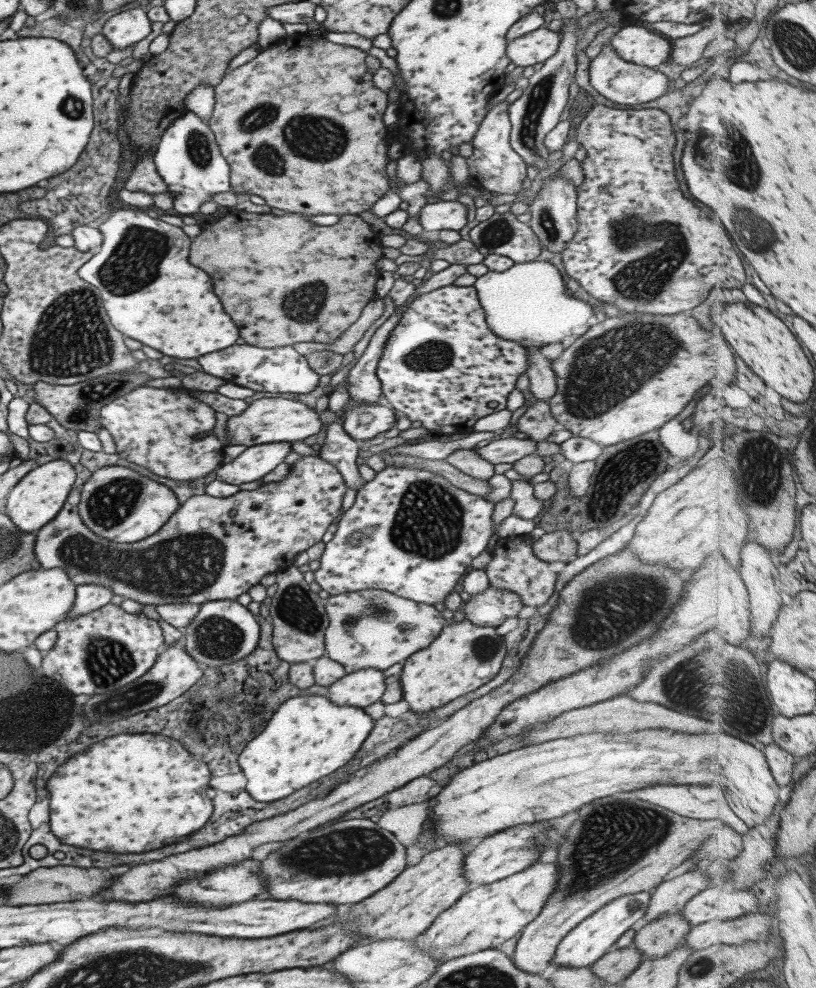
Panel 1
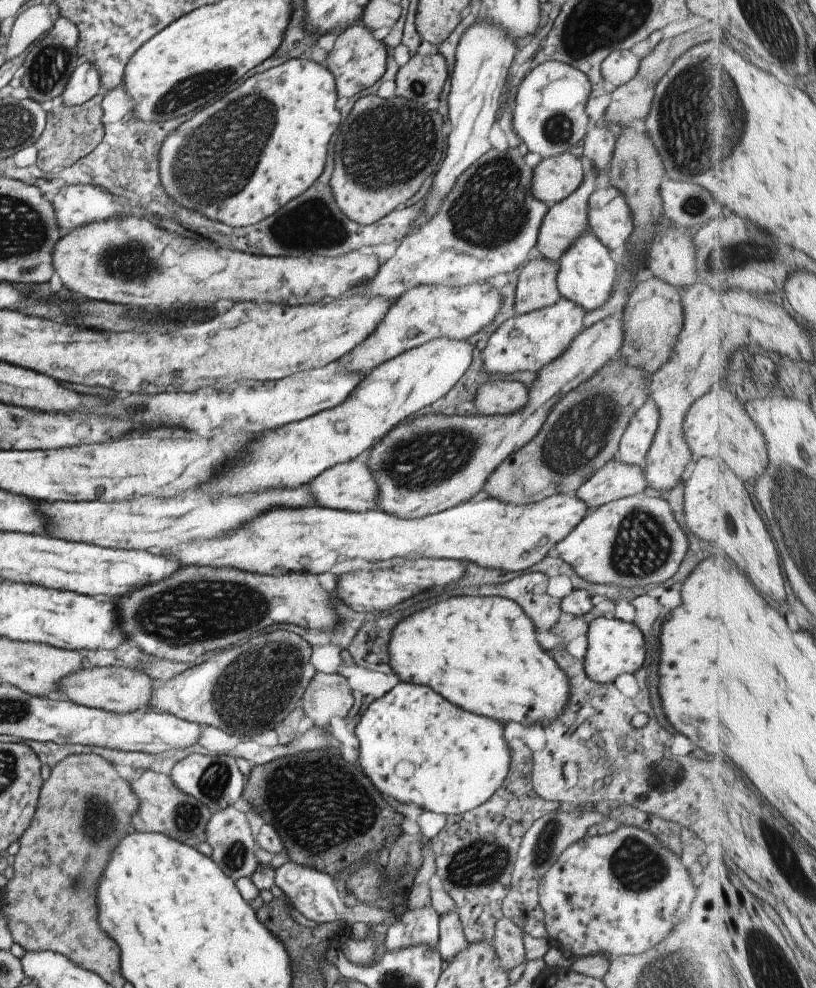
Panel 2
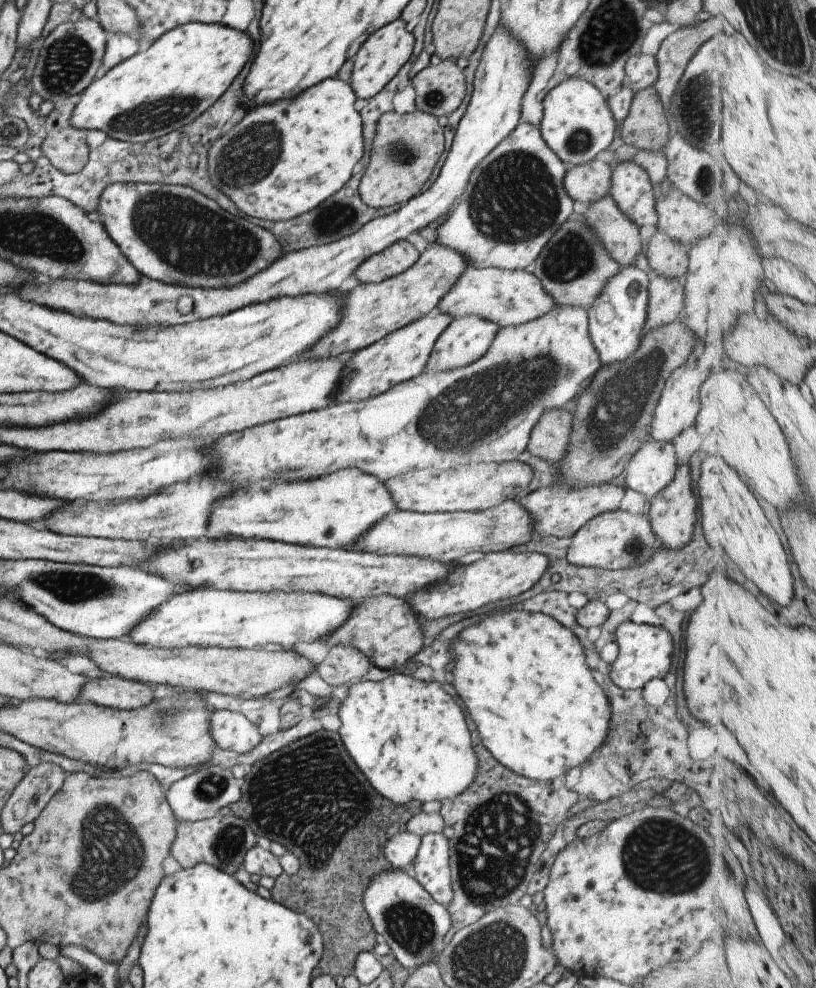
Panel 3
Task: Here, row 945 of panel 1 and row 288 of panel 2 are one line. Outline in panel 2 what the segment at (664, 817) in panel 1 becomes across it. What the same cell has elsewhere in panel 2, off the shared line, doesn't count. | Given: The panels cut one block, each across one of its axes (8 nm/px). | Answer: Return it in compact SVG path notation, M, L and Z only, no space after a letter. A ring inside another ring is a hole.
M541 256L531 258L517 276L513 309L515 316L555 304L561 297L557 292L555 274L559 264Z

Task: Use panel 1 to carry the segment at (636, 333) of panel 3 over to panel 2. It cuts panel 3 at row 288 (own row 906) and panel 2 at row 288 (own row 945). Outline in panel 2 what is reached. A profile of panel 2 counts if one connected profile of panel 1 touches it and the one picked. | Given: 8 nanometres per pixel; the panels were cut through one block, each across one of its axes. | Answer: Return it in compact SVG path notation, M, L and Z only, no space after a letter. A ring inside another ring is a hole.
M589 228L571 242L571 246L557 260L557 264L559 268L555 274L555 284L561 297L581 306L585 311L596 310L607 303L611 288L616 282L615 254L607 250Z

